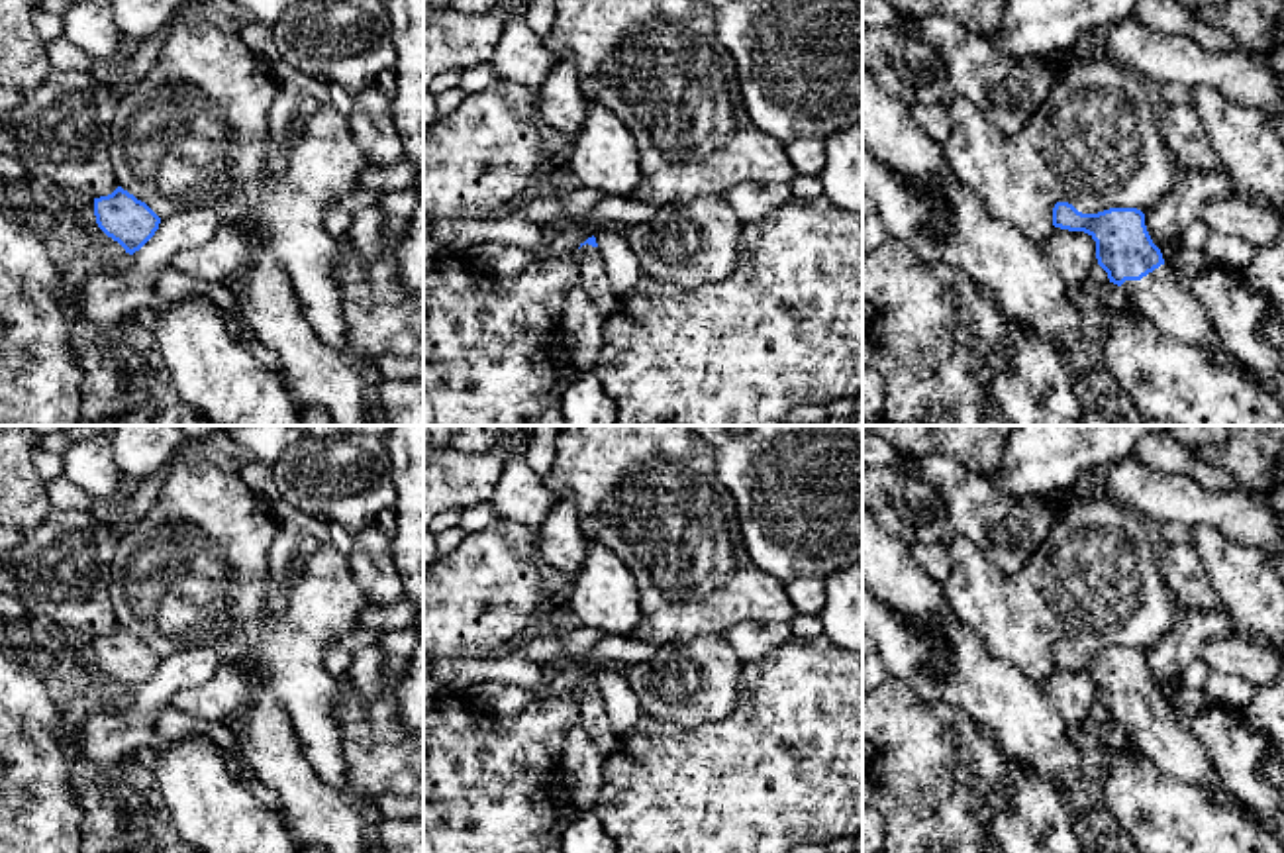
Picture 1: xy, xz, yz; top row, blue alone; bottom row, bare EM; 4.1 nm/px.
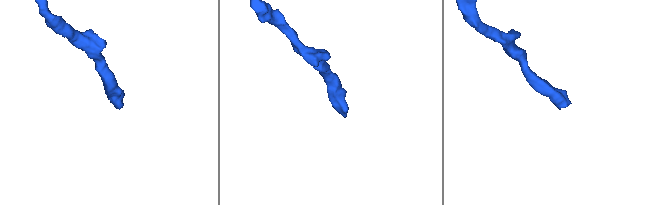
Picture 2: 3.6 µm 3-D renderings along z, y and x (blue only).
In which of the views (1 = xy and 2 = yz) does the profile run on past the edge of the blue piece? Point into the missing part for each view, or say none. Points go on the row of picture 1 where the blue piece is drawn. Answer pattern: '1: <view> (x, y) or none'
1: none
2: yz (1161, 297)

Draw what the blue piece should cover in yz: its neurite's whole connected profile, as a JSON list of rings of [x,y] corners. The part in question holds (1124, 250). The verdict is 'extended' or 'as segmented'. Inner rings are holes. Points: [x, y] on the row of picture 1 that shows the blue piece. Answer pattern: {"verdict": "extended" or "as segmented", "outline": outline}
{"verdict": "extended", "outline": [[[1068,202],[1053,208],[1053,226],[1084,231],[1096,241],[1098,265],[1110,282],[1123,288],[1164,335],[1208,347],[1221,367],[1237,367],[1260,390],[1274,396],[1274,388],[1259,373],[1239,363],[1223,345],[1210,312],[1182,286],[1180,276],[1164,263],[1153,243],[1145,214],[1137,208],[1110,208],[1082,214]]]}

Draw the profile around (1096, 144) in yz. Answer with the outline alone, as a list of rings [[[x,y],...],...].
[[[1072,51],[1053,65],[1051,96],[1025,127],[1006,135],[963,96],[949,106],[951,135],[941,143],[951,175],[976,192],[984,208],[1015,226],[1037,247],[1053,231],[1053,208],[1068,202],[1082,214],[1110,208],[1149,212],[1172,190],[1176,165],[1159,127],[1159,104],[1149,82],[1104,55],[1080,63]]]

